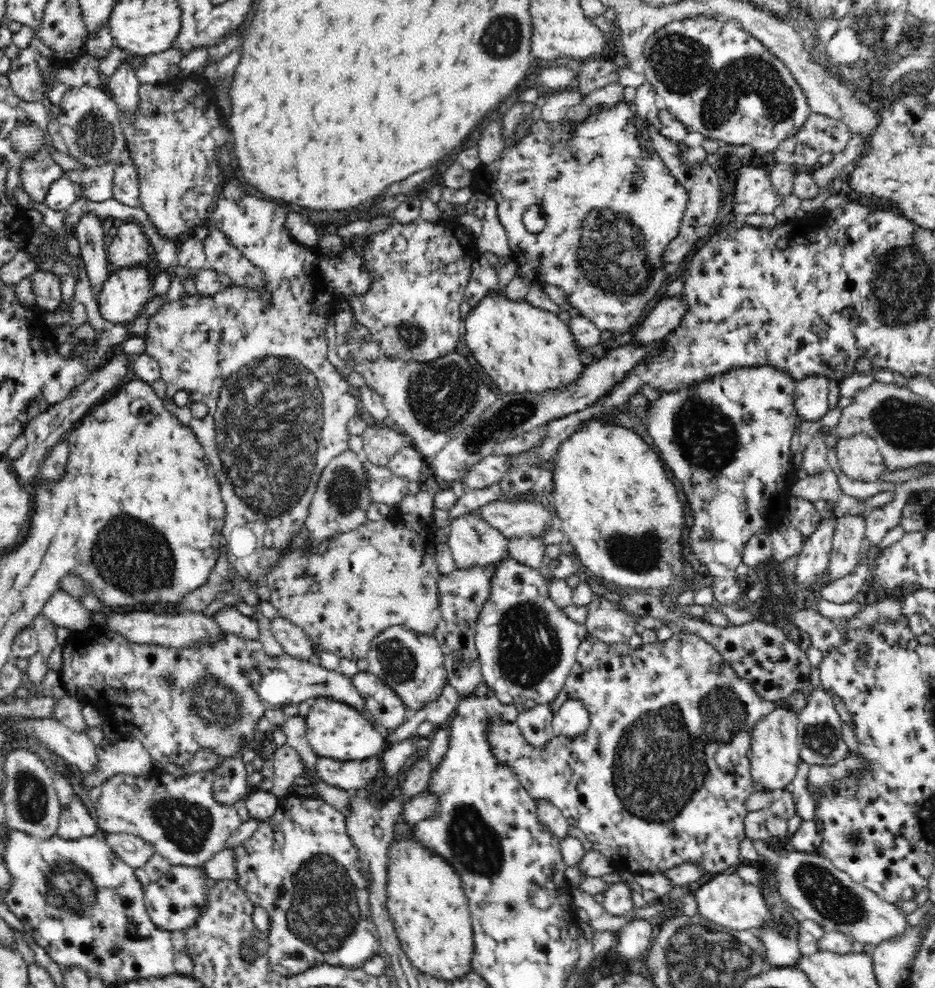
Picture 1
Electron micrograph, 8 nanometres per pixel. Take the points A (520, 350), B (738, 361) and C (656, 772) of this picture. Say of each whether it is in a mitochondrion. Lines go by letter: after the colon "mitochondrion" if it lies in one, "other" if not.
A: other
B: other
C: mitochondrion

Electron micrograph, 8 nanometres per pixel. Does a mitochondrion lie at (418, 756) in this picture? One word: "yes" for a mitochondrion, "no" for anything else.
no

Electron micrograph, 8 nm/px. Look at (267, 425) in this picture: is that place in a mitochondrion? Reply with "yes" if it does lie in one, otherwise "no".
yes

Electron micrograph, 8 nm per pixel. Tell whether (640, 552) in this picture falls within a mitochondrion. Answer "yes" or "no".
yes

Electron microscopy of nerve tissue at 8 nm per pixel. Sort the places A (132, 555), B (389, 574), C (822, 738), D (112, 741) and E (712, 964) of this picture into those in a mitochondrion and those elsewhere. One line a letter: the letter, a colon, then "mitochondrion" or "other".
A: mitochondrion
B: other
C: mitochondrion
D: other
E: mitochondrion

